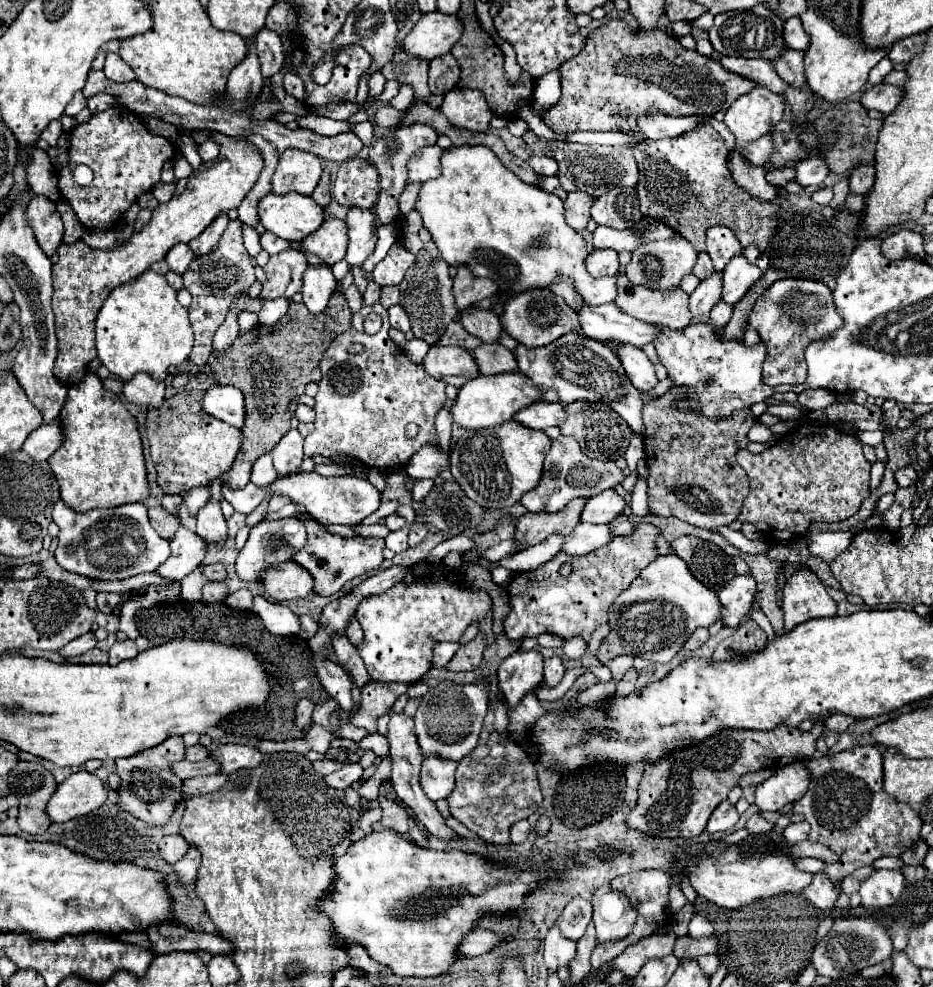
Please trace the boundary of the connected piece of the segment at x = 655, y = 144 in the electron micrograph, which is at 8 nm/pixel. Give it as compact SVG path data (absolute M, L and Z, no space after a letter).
M701 122L677 138L645 138L633 146L633 158L639 166L637 192L641 214L663 220L669 228L685 236L697 252L705 250L705 230L713 224L725 224L737 234L743 246L755 242L763 252L769 238L773 238L773 226L790 208L789 201L782 196L770 202L759 200L733 182L727 168L729 152L709 122Z

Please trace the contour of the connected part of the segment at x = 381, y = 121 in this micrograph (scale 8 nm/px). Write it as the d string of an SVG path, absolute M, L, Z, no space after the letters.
M383 106L383 108L379 108L379 110L375 112L375 116L373 116L373 122L375 122L377 126L391 128L391 126L395 126L395 124L401 124L407 112L409 112L409 110L403 110L403 112L399 112L399 110L393 110L393 108L387 108L387 110L385 110L385 106Z

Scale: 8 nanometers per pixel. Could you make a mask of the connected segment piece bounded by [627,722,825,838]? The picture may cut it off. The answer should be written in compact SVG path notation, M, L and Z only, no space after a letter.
M817 722L809 732L801 732L791 726L777 726L775 730L723 730L713 738L707 738L701 746L669 754L661 762L647 764L639 786L639 802L629 814L629 826L649 832L653 836L669 838L697 838L717 808L739 782L745 772L761 768L781 768L791 762L811 758L815 744L823 734L823 722Z

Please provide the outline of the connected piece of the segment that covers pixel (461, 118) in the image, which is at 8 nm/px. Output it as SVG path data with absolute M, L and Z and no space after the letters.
M455 88L445 94L441 112L453 126L467 128L473 132L485 132L489 128L489 120L493 118L485 96L479 90L469 88Z

